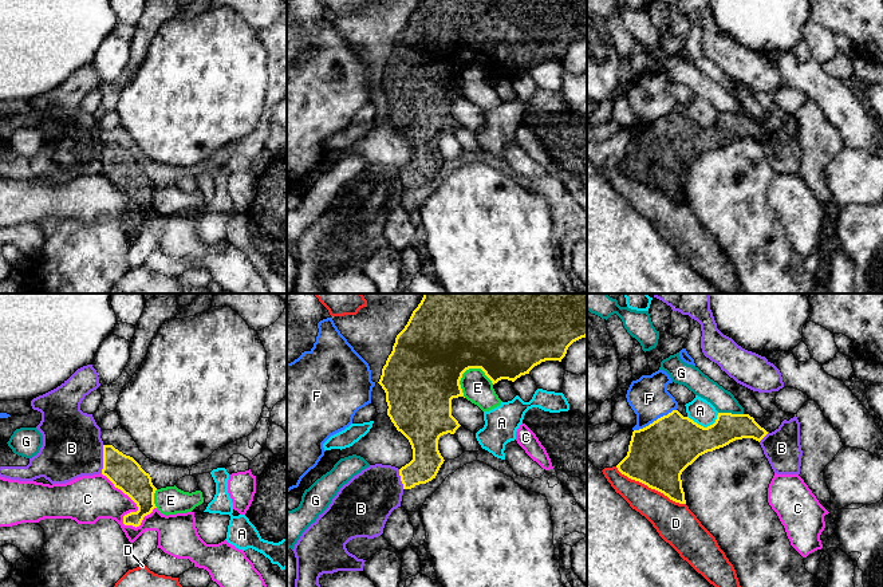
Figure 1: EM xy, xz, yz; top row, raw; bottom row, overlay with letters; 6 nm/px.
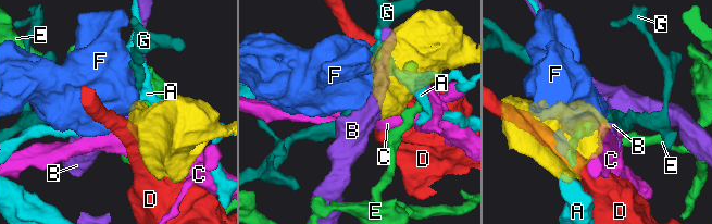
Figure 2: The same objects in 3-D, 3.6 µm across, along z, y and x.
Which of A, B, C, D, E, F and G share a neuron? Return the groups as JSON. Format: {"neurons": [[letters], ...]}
{"neurons": [["A"], ["B"], ["C"], ["D"], ["E"], ["F"], ["G"]]}

